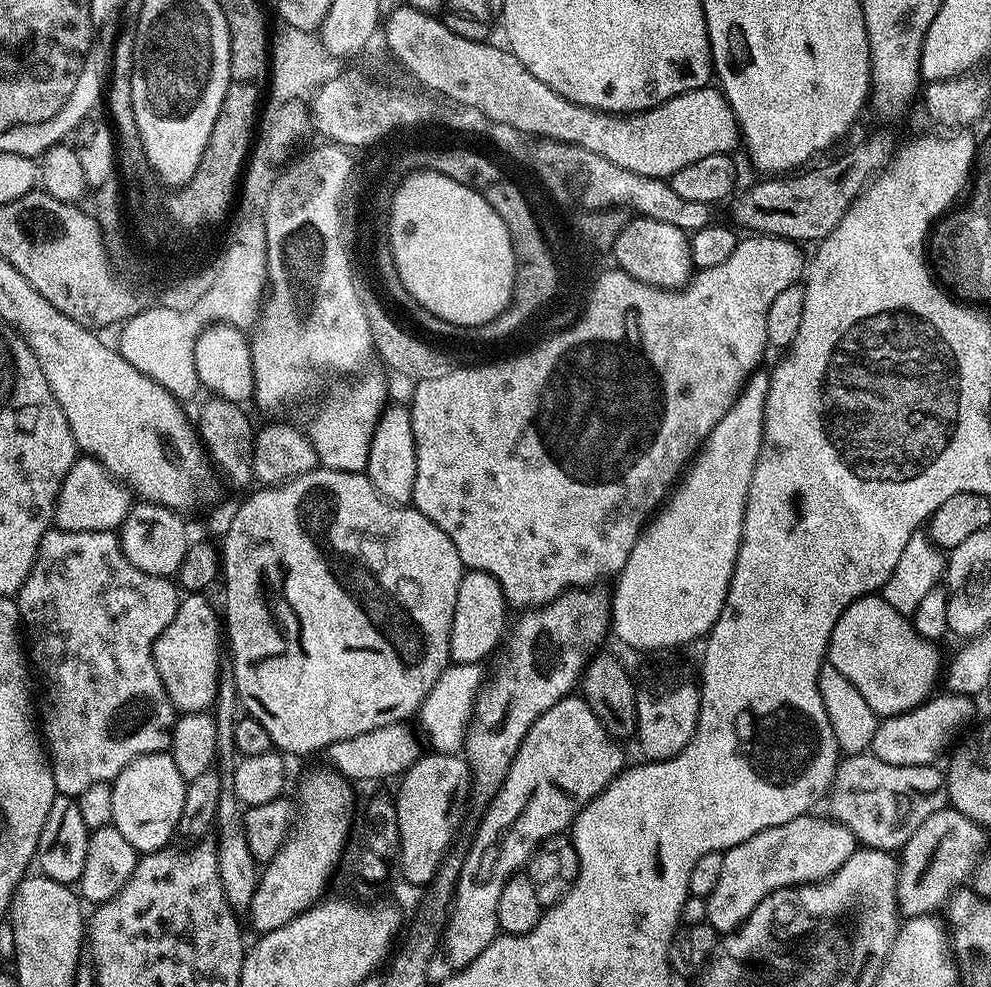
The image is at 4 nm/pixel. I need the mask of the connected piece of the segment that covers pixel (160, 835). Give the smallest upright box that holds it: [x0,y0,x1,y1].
[111,752,186,854]

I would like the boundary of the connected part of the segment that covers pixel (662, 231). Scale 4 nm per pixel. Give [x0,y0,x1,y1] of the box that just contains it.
[611,216,694,290]

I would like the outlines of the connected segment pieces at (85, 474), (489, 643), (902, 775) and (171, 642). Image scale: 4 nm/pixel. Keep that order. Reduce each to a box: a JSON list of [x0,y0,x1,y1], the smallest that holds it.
[[54,454,130,532],[448,571,510,664],[826,754,946,853],[152,594,222,713]]

